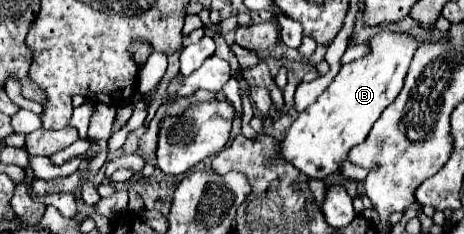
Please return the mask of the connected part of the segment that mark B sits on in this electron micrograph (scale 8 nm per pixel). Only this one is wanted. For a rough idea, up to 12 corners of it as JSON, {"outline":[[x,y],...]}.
{"outline":[[382,33],[296,117],[280,159],[326,179],[402,89],[416,41]]}

